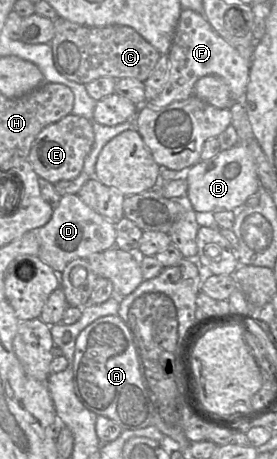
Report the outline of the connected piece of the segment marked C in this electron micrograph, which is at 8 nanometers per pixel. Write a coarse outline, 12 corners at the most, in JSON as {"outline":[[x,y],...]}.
{"outline":[[61,17],[54,65],[87,84],[143,83],[160,53],[129,26],[89,27]]}

